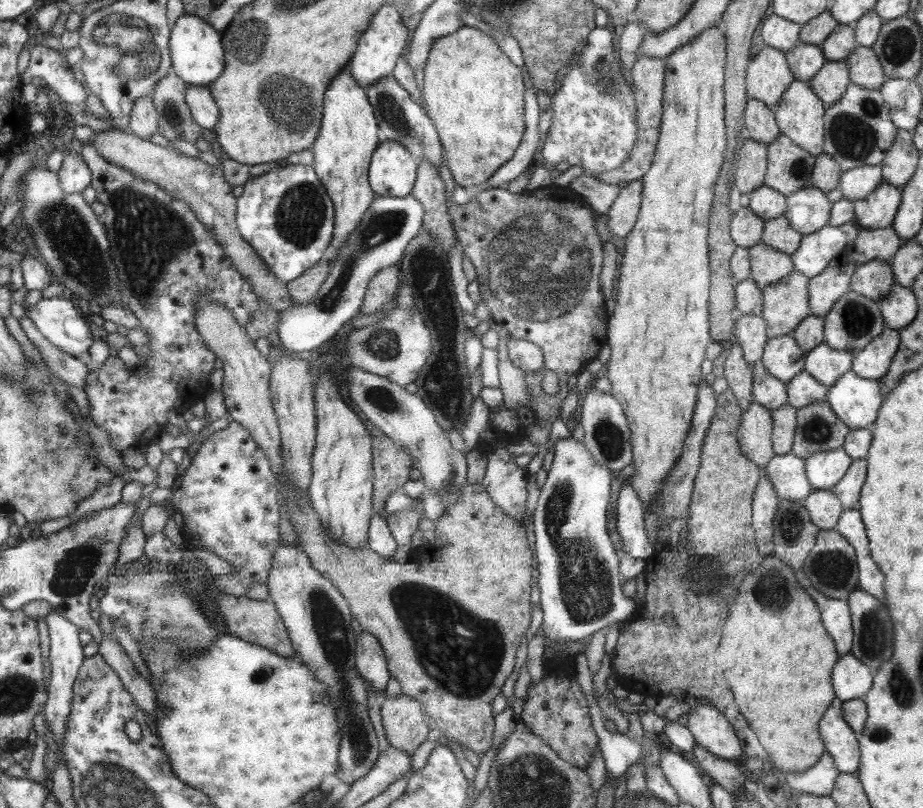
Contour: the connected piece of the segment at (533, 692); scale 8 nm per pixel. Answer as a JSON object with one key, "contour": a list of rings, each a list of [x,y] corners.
{"contour":[[[576,677],[546,678],[531,683],[523,699],[521,721],[535,735],[542,737],[554,752],[559,753],[570,764],[585,769],[593,762],[593,753],[599,747],[598,738],[592,728],[588,700],[582,694]]]}

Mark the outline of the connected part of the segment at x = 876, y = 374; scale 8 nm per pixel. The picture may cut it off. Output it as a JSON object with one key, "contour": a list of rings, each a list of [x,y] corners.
{"contour":[[[886,326],[872,343],[855,352],[852,370],[858,376],[879,381],[889,374],[894,355],[901,347],[900,340],[900,332]]]}

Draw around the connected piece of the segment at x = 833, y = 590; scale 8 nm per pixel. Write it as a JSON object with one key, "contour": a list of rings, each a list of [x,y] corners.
{"contour":[[[835,528],[820,530],[817,544],[809,552],[799,574],[804,582],[811,584],[818,592],[838,600],[848,601],[849,596],[860,588],[860,566],[857,564],[855,548]]]}

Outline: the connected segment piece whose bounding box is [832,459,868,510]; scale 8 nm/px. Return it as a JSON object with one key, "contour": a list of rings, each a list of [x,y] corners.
{"contour":[[[859,459],[854,462],[854,468],[846,472],[846,480],[832,489],[833,494],[840,500],[844,510],[861,509],[861,493],[868,478],[868,461]]]}

